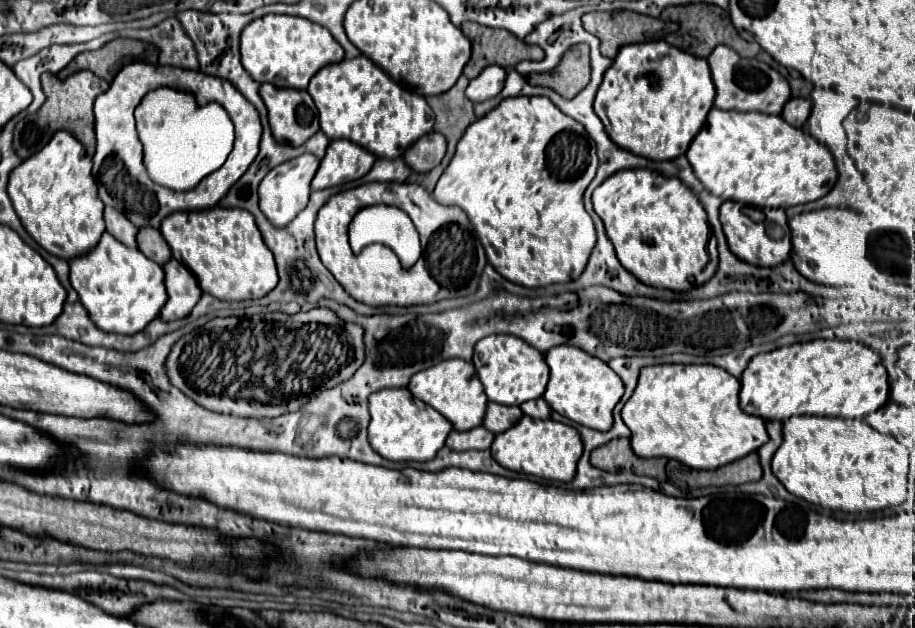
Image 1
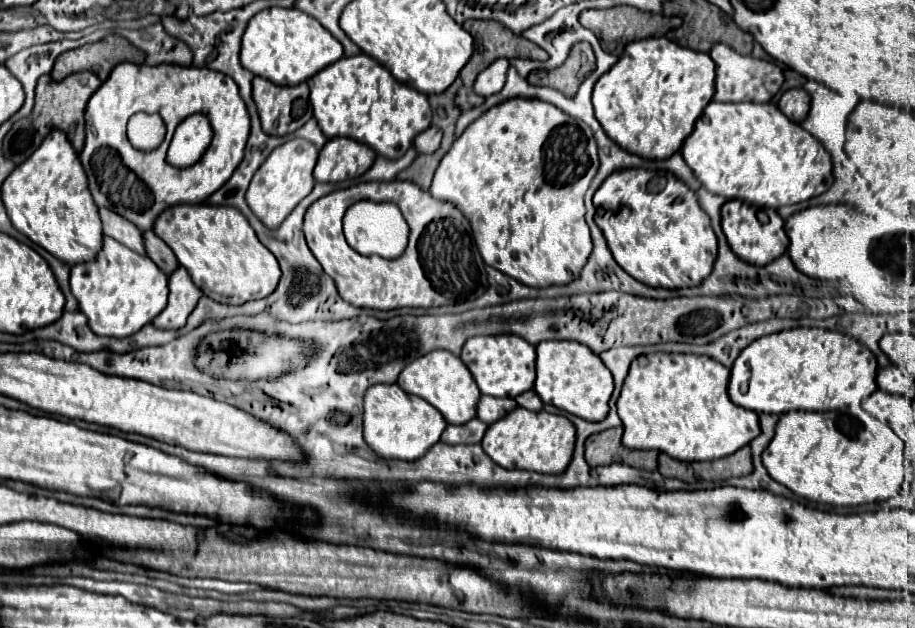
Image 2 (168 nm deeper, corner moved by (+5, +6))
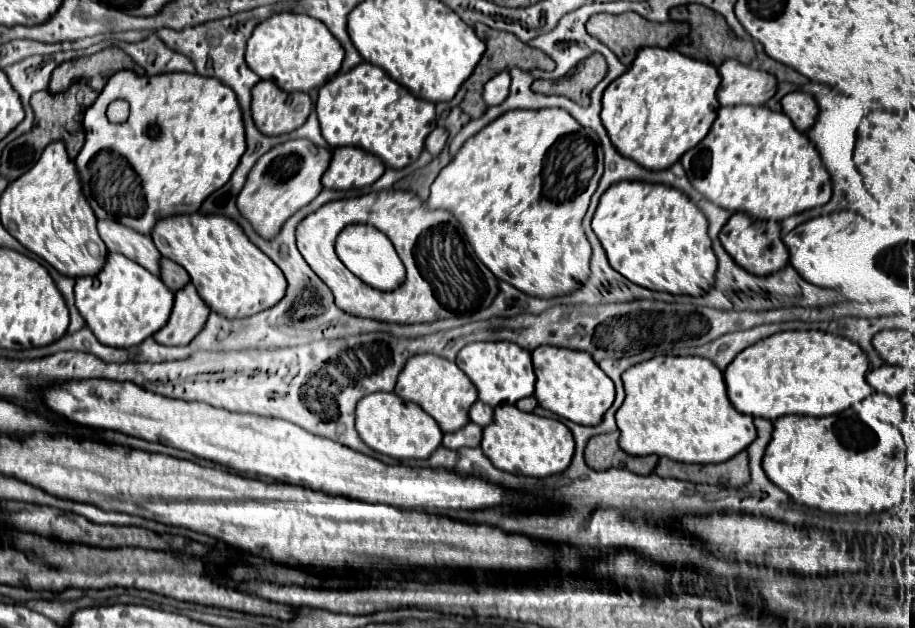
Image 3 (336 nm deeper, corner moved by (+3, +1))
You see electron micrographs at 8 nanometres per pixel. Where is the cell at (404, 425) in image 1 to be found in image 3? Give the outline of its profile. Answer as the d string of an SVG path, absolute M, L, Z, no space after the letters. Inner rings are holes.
M394 392L368 394L358 402L356 408L356 430L362 442L370 446L374 452L380 452L396 460L424 460L442 444L444 432L440 430L436 420L430 414L426 414L418 404L404 402Z

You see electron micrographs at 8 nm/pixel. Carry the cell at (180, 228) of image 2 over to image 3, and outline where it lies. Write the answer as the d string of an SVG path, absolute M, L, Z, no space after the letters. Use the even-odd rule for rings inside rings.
M180 214L156 222L152 242L162 256L178 262L196 286L202 300L212 312L226 318L244 318L266 308L272 308L286 292L286 278L282 270L256 248L244 230L234 220L224 216Z

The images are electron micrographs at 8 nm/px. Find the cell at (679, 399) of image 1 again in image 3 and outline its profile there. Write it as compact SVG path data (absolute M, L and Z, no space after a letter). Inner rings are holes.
M656 356L624 372L626 398L616 412L620 430L620 448L628 454L658 454L668 456L676 462L692 464L721 463L730 460L738 452L756 440L756 426L752 416L744 416L730 404L724 386L722 370L708 358L702 356Z

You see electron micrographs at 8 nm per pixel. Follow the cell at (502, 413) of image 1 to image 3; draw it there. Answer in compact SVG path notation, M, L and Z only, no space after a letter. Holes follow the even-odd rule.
M480 400L474 402L474 406L470 408L470 420L480 426L488 426L492 422L492 418L494 418L494 408Z

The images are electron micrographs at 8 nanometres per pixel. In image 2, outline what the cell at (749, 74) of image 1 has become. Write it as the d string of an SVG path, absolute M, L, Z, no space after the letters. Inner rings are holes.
M724 43L714 45L710 51L710 57L716 63L716 91L714 91L716 101L768 103L780 91L780 87L784 83L782 69L776 63L764 61L764 59L754 59L752 55L740 55Z

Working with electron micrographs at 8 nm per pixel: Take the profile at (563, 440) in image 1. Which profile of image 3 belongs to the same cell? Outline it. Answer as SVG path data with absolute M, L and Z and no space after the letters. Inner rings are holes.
M504 404L496 406L496 418L484 428L480 448L498 470L546 478L552 474L560 474L570 466L574 454L574 438L572 432L560 420L542 418L536 414L522 412L512 404Z

